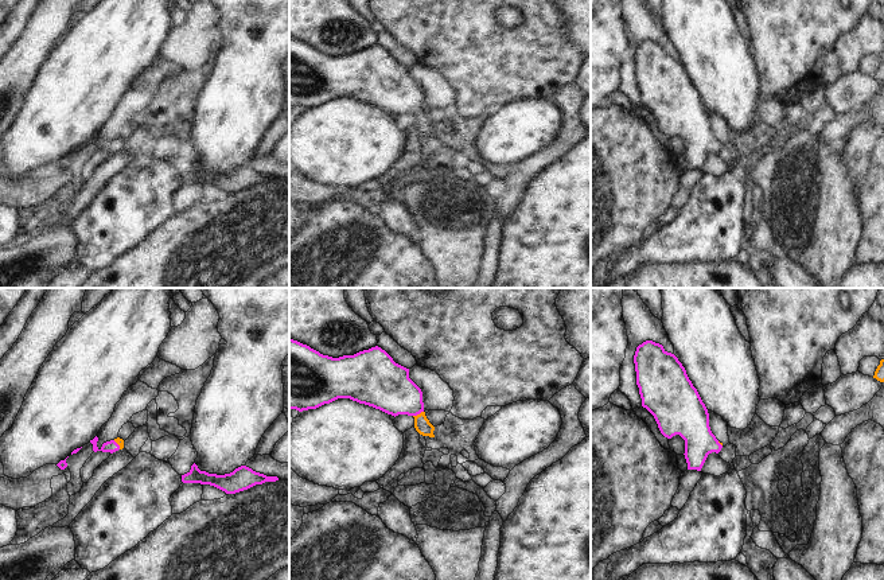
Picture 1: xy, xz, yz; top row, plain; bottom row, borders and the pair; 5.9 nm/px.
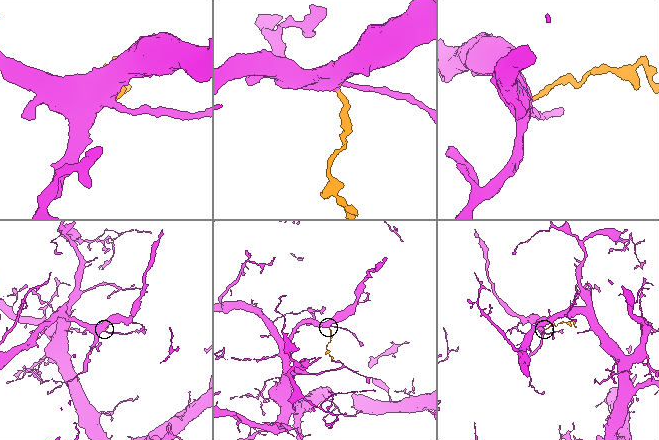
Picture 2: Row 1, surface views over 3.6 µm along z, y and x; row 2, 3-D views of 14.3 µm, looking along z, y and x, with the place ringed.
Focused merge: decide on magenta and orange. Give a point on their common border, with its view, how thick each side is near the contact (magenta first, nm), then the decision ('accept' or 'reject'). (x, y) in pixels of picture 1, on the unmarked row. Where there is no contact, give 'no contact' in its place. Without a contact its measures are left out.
meets magenta in xz at (417, 112); 280 nm thick on the magenta side, 90 nm on the other; accept

